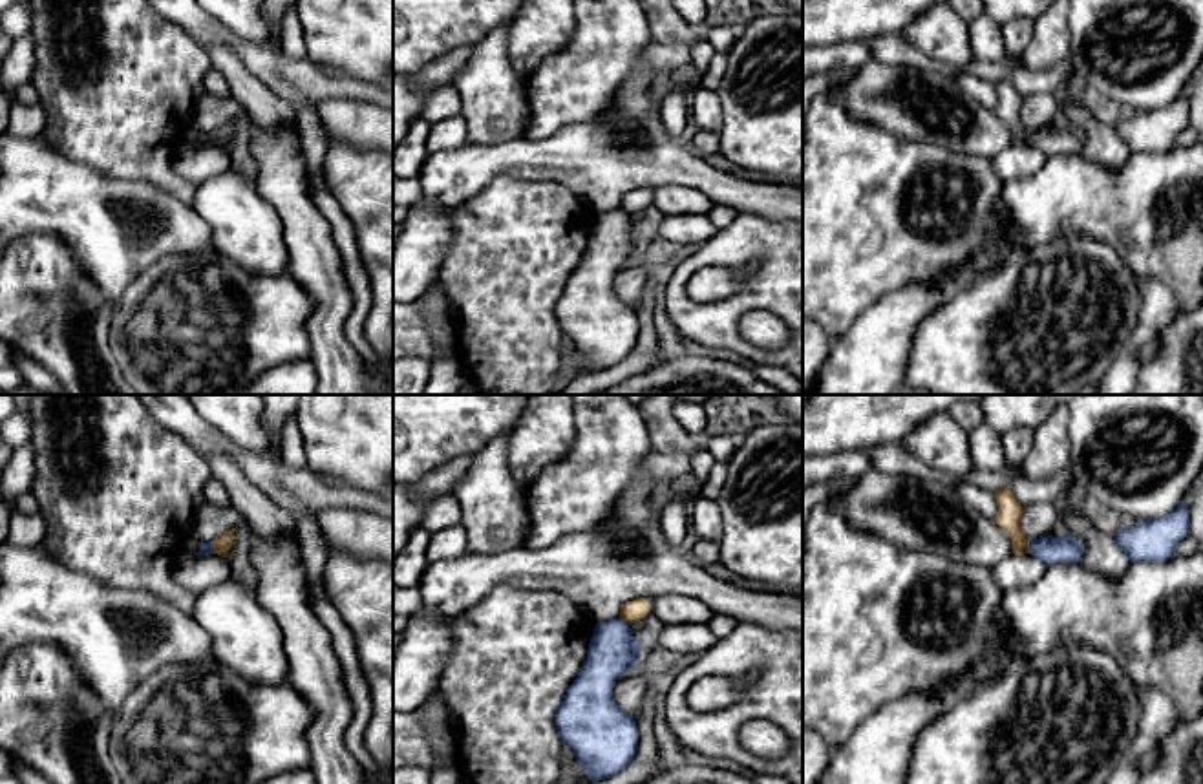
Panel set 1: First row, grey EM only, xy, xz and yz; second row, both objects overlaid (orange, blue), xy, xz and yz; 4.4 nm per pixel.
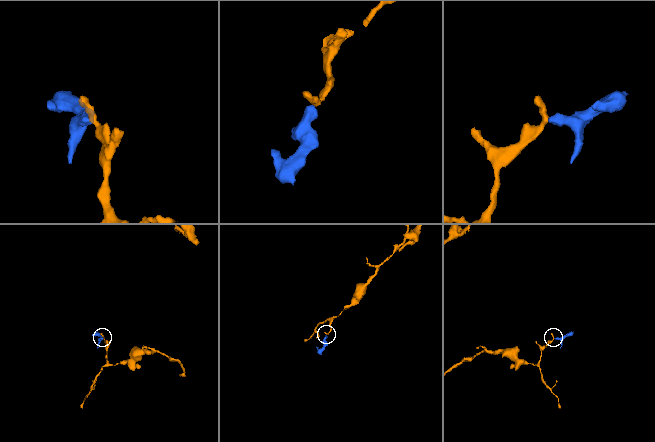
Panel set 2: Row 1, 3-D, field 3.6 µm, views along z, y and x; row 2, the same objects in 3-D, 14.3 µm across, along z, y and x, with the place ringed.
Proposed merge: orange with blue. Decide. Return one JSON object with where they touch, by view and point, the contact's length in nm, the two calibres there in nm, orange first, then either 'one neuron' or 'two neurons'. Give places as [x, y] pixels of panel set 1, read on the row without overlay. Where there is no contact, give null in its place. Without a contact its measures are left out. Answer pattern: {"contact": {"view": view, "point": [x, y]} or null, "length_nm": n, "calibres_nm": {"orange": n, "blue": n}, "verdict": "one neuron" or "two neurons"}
{"contact": {"view": "xz", "point": [626, 212]}, "length_nm": 60, "calibres_nm": {"orange": 100, "blue": 220}, "verdict": "two neurons"}

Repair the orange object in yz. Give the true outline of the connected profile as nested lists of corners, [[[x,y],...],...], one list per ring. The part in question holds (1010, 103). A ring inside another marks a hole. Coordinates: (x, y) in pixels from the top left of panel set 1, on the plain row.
[[[1007,79],[998,80],[995,90],[998,93],[998,104],[995,111],[1011,128],[1013,144],[1029,144],[1029,132],[1026,130],[1024,119],[1020,115],[1024,99]]]

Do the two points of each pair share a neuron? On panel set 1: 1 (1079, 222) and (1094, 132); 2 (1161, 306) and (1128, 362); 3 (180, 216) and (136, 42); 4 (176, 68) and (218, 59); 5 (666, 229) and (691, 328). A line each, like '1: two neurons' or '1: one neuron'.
1: two neurons
2: one neuron
3: two neurons
4: two neurons
5: two neurons

